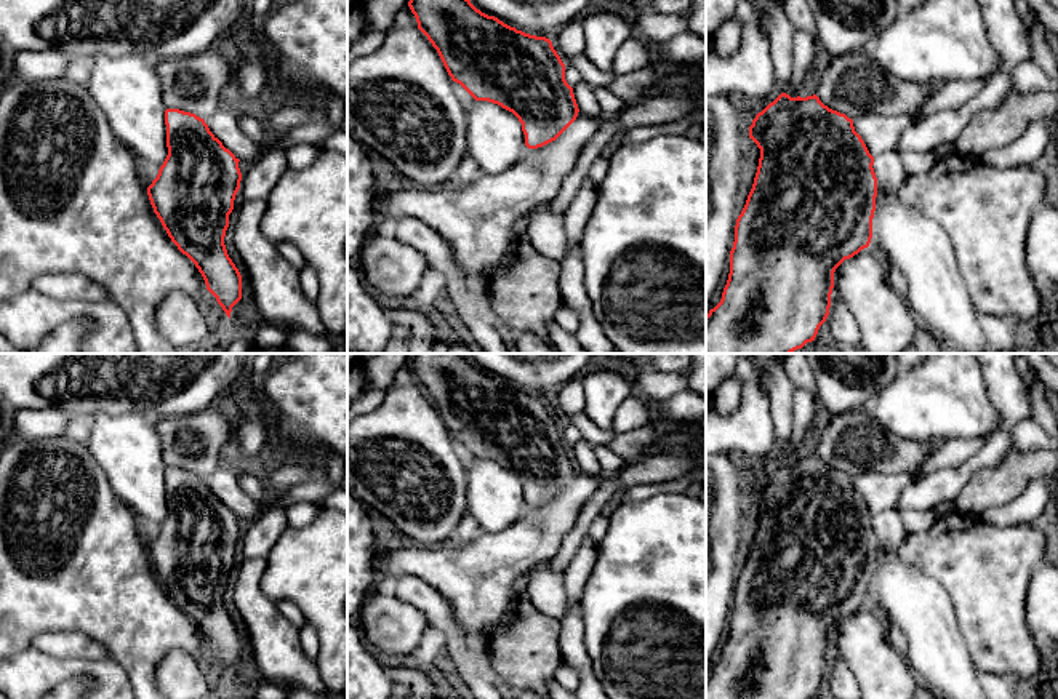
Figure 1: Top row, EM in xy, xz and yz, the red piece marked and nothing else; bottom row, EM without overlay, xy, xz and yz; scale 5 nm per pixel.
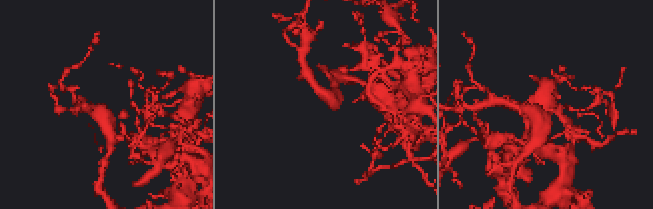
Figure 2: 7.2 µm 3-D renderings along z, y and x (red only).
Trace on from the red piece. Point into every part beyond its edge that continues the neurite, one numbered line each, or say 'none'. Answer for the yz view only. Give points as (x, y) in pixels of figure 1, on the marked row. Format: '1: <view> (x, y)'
1: yz (853, 83)

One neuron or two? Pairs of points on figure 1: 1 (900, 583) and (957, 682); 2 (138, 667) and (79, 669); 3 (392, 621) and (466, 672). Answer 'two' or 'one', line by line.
1: one
2: two
3: two

